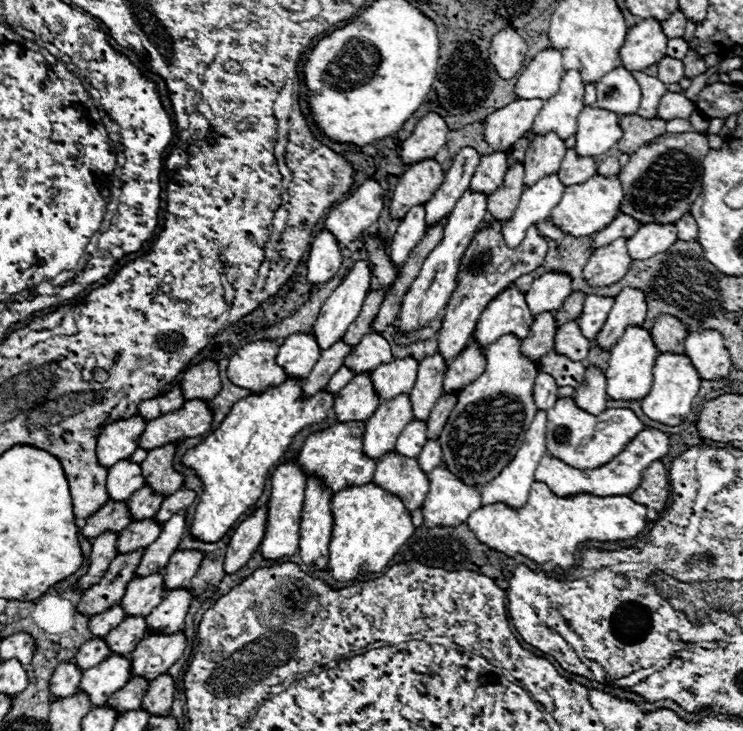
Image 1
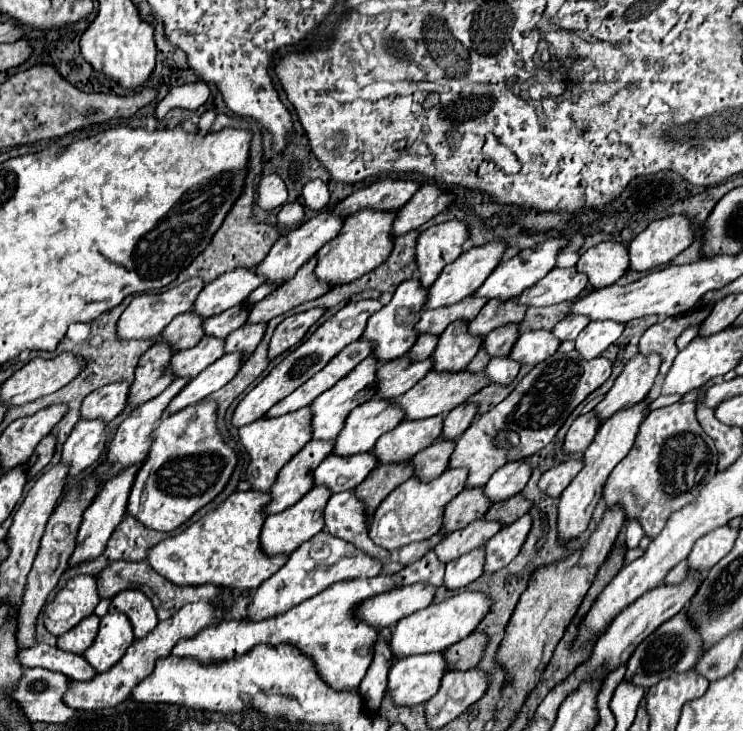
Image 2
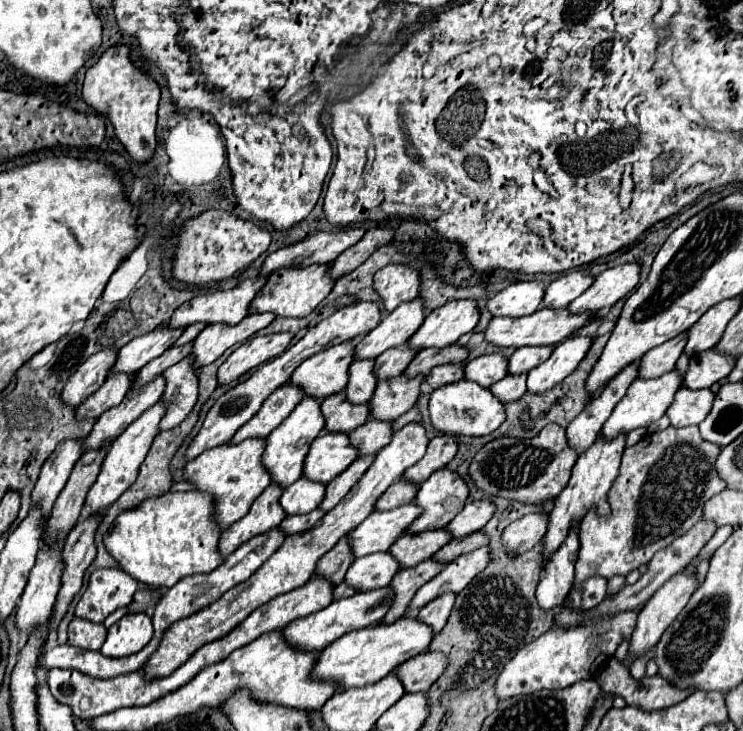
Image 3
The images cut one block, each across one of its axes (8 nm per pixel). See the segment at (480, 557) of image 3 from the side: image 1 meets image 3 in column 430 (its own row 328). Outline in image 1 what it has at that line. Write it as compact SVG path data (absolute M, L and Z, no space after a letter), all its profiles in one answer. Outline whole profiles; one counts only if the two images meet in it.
M588 296L584 300L582 312L578 316L578 326L582 336L586 336L588 340L592 340L596 336L596 332L602 328L602 324L606 322L610 310L612 310L614 300L612 298L602 298L602 296Z

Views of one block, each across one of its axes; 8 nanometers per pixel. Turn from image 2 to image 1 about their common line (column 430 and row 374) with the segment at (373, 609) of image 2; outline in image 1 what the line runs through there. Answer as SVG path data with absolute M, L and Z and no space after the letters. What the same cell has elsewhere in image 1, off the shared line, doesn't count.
M586 366L584 384L576 388L576 406L588 414L598 414L606 408L606 378L598 368Z

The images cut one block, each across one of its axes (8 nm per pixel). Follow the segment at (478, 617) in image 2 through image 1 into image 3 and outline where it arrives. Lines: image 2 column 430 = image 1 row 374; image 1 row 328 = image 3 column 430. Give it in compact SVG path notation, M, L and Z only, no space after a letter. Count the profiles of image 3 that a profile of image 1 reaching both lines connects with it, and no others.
M402 616L392 624L380 622L380 624L368 626L368 628L362 628L362 630L354 630L354 632L344 634L342 638L332 642L318 654L312 676L318 680L332 678L342 684L342 690L362 688L366 684L378 682L380 678L390 674L402 662L426 652L432 638L434 638L432 628L428 624L424 624L422 620L410 618L410 616L408 618Z

